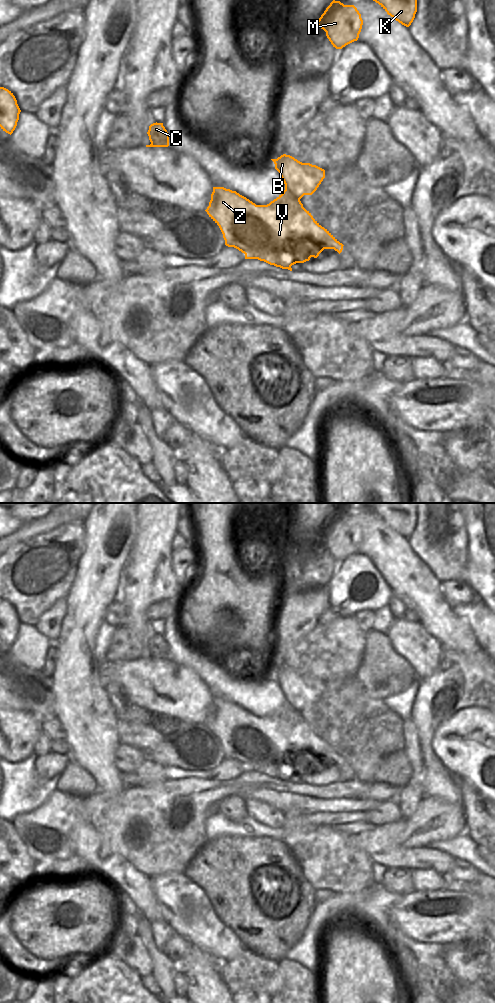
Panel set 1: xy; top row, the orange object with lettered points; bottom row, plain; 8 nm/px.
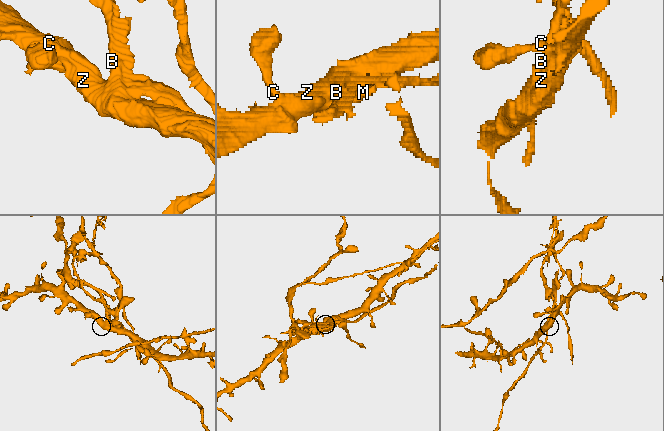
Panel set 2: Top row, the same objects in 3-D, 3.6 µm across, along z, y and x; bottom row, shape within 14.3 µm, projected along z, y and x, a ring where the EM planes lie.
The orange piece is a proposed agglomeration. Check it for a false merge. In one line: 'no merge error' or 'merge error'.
merge error

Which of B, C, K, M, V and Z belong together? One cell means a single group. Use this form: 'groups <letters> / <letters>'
groups B K M / C V Z

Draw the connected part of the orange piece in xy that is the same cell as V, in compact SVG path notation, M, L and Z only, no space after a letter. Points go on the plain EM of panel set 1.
M213 699L205 723L219 738L228 759L252 734L257 737L270 733L271 742L259 748L257 771L282 781L292 783L292 777L317 770L324 761L334 761L339 766L343 762L344 757L304 719L292 725L279 725L272 717L256 717L236 703Z

